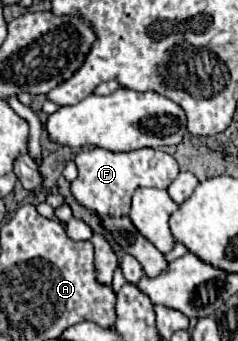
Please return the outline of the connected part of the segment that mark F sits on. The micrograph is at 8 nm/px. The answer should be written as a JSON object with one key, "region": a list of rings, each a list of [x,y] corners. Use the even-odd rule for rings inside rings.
{"region":[[[91,148],[77,154],[75,164],[79,168],[79,178],[71,182],[71,192],[85,208],[97,214],[127,216],[131,208],[131,196],[139,186],[167,188],[179,174],[179,166],[173,156],[155,148],[141,148],[133,152],[109,152],[103,148]]]}

